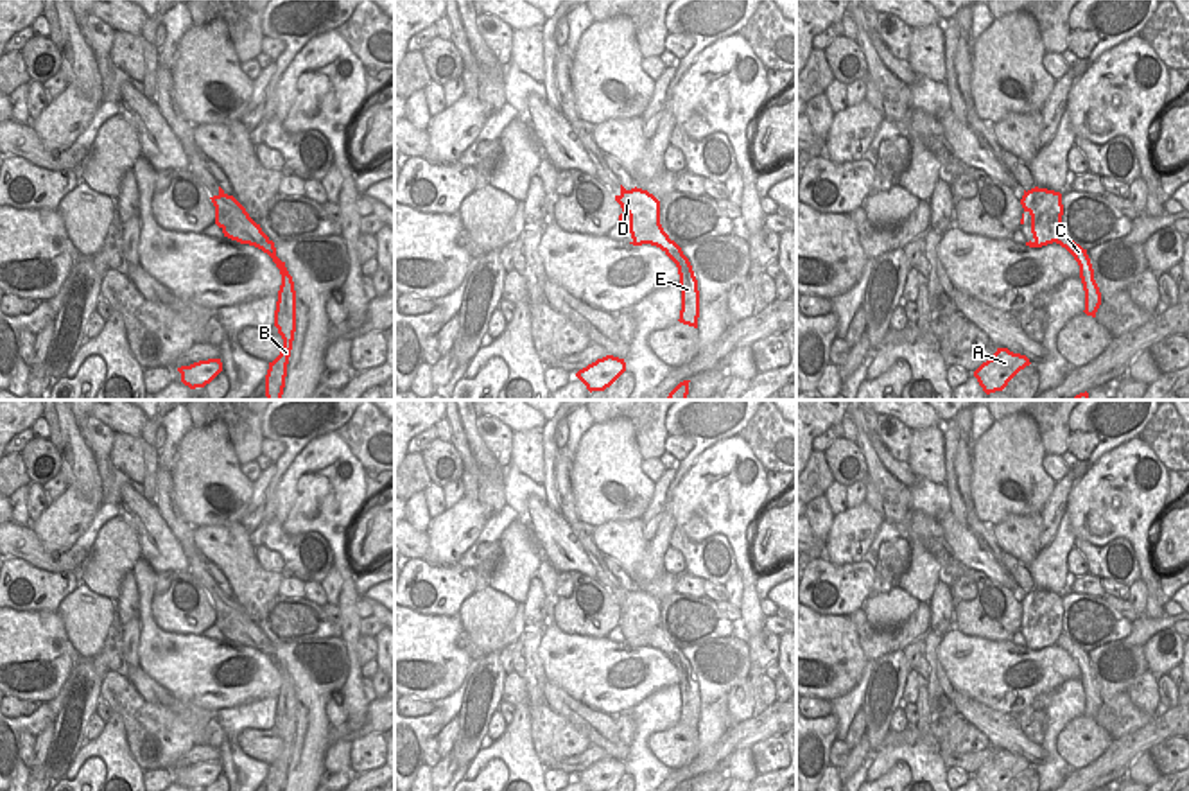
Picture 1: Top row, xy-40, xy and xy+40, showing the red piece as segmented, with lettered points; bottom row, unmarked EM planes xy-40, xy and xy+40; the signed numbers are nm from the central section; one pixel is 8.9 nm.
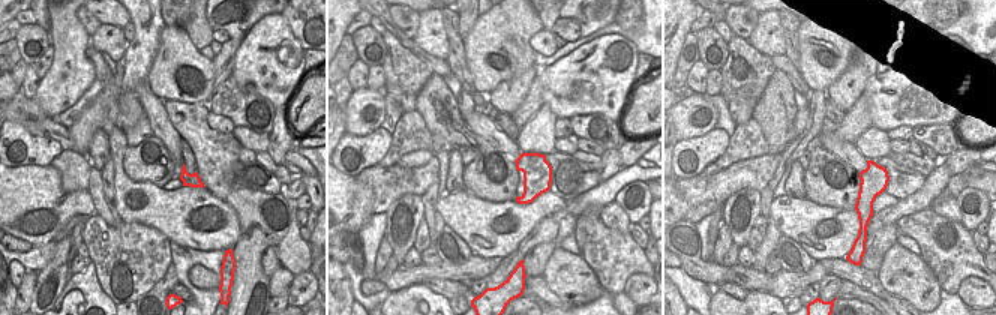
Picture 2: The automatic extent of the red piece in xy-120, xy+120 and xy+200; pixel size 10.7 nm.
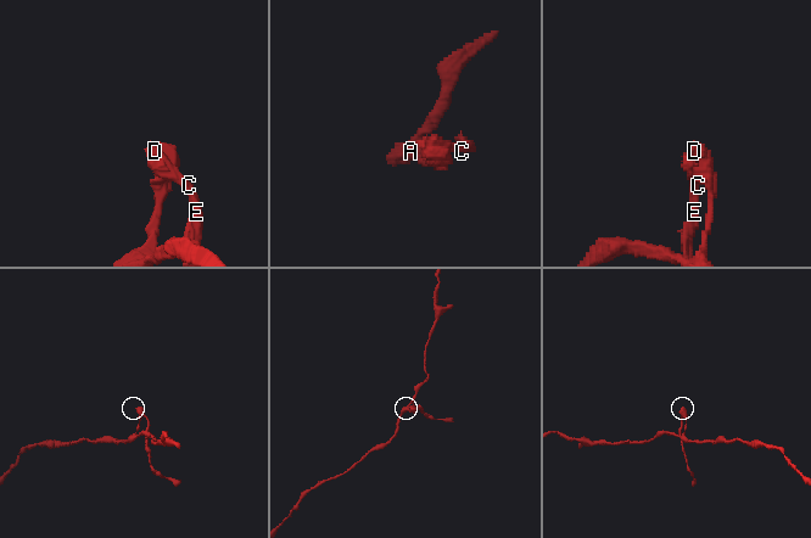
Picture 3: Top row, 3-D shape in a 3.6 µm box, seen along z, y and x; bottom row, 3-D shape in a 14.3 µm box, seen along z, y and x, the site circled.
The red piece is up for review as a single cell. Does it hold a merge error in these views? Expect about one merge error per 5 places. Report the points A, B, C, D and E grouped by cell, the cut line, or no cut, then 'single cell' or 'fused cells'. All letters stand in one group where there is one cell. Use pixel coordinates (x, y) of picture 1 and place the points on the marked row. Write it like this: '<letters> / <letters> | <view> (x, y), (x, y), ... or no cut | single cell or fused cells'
A D / B C E | xy-40 (268, 237), (257, 246) | fused cells

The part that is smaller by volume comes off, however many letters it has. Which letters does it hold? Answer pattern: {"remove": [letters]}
{"remove": ["B", "C", "E"]}

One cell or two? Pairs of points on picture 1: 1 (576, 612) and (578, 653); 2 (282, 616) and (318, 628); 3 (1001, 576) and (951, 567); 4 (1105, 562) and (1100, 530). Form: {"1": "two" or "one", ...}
{"1": "two", "2": "one", "3": "two", "4": "two"}

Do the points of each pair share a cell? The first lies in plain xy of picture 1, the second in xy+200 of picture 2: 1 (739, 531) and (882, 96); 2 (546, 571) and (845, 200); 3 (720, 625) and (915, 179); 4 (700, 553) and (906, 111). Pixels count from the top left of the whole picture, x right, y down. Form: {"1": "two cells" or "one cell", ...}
{"1": "one cell", "2": "two cells", "3": "one cell", "4": "two cells"}

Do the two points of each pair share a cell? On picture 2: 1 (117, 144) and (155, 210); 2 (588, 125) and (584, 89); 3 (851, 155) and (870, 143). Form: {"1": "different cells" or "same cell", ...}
{"1": "same cell", "2": "different cells", "3": "different cells"}

